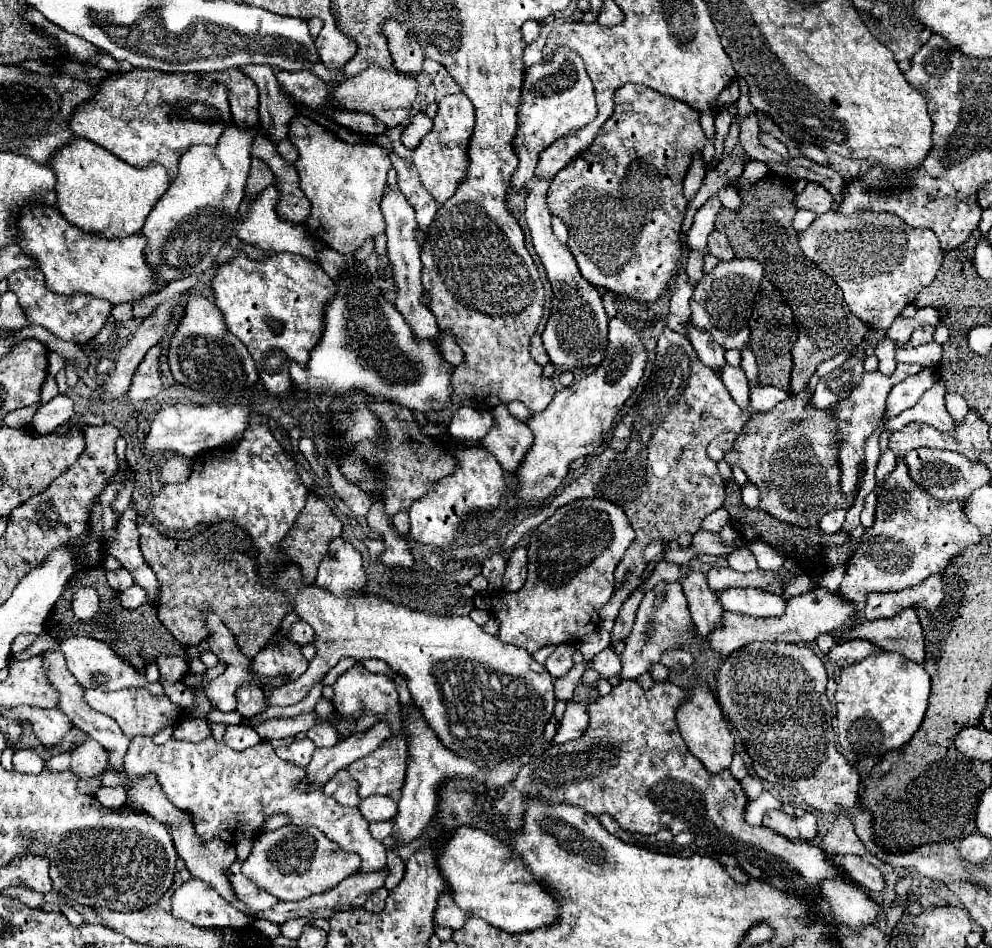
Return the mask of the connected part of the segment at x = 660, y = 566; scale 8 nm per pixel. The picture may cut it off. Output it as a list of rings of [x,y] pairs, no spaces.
[[[658,561],[654,571],[650,573],[650,579],[646,579],[644,583],[644,589],[652,589],[656,583],[660,581],[666,581],[666,583],[674,583],[674,581],[680,581],[682,579],[682,567],[676,565],[676,563],[670,563],[670,561]]]

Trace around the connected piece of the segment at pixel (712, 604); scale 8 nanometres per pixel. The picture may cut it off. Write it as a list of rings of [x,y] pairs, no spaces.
[[[688,571],[686,579],[682,581],[682,587],[688,599],[692,621],[696,625],[696,633],[706,639],[716,627],[722,627],[724,609],[718,597],[710,591],[706,577],[702,573]]]

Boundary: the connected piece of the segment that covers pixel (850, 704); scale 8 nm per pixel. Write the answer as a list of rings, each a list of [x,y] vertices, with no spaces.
[[[876,651],[864,661],[844,667],[836,689],[838,741],[842,749],[858,757],[874,757],[874,755],[884,755],[886,751],[892,749],[900,749],[918,731],[928,707],[928,697],[930,697],[930,675],[924,671],[922,665],[906,659],[900,653]]]

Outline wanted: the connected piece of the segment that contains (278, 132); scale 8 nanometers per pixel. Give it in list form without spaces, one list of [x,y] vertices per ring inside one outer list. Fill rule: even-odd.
[[[248,65],[242,69],[258,85],[260,93],[260,127],[272,143],[288,137],[288,123],[296,115],[294,103],[282,93],[274,71],[268,65]]]

